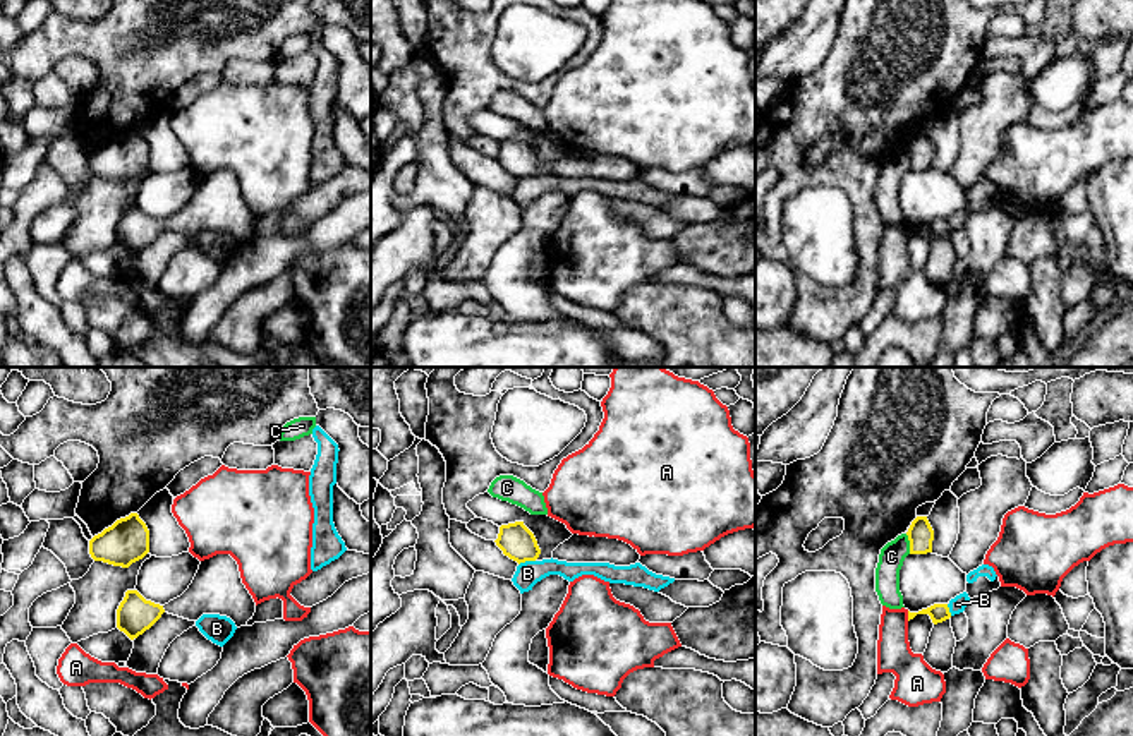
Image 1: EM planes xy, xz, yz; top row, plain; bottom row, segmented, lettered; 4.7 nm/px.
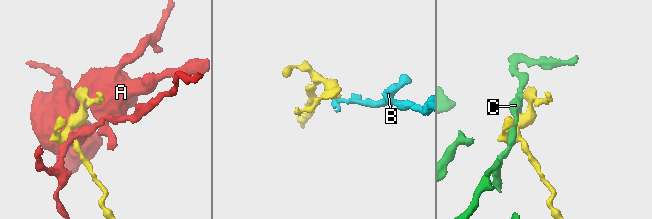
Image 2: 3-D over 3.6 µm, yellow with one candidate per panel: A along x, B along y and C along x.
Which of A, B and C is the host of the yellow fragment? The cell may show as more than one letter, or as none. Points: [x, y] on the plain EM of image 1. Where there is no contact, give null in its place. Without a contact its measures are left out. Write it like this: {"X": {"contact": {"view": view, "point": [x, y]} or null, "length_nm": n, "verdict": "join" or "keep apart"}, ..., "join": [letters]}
{"A": {"contact": {"view": "yz", "point": [908, 232]}, "length_nm": 50, "verdict": "keep apart"}, "B": {"contact": {"view": "xz", "point": [526, 175]}, "length_nm": 80, "verdict": "keep apart"}, "C": {"contact": {"view": "yz", "point": [910, 160]}, "length_nm": 100, "verdict": "keep apart"}, "join": []}

